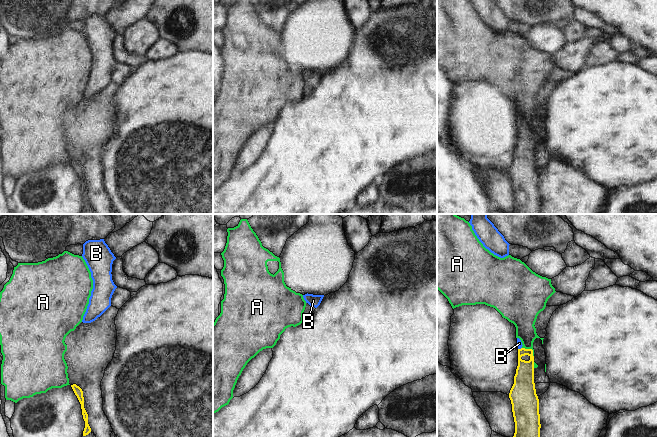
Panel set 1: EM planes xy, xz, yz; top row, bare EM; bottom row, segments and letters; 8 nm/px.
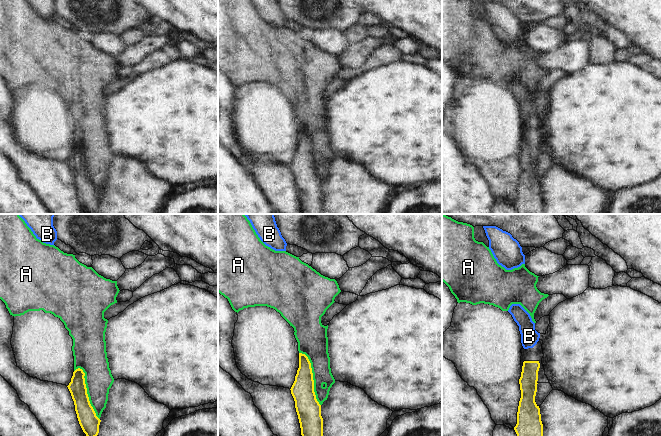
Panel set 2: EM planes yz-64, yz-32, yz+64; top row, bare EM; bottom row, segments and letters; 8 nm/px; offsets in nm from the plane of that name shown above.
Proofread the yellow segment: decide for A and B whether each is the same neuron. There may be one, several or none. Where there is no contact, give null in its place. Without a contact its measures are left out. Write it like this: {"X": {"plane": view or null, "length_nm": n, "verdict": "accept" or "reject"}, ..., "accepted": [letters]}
{"A": {"plane": "yz", "length_nm": 120, "verdict": "reject"}, "B": {"plane": "yz", "length_nm": 40, "verdict": "accept"}, "accepted": ["B"]}

